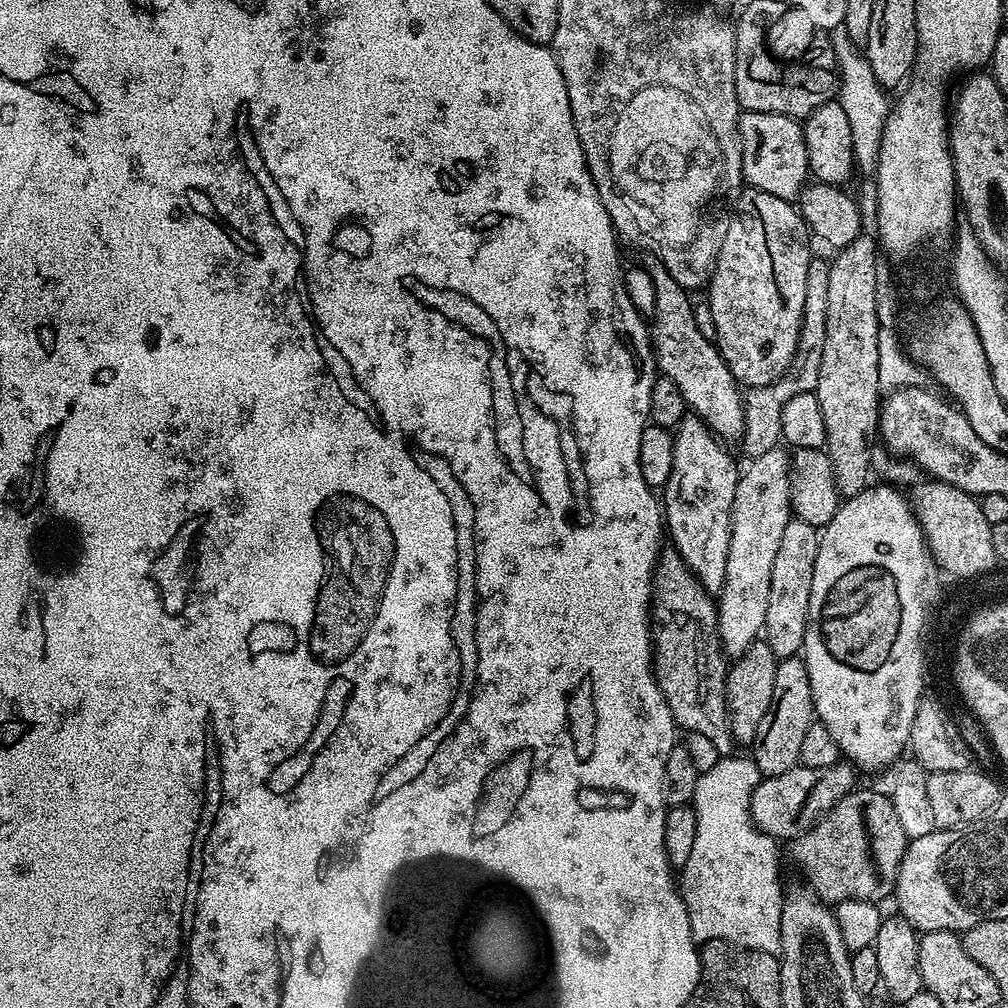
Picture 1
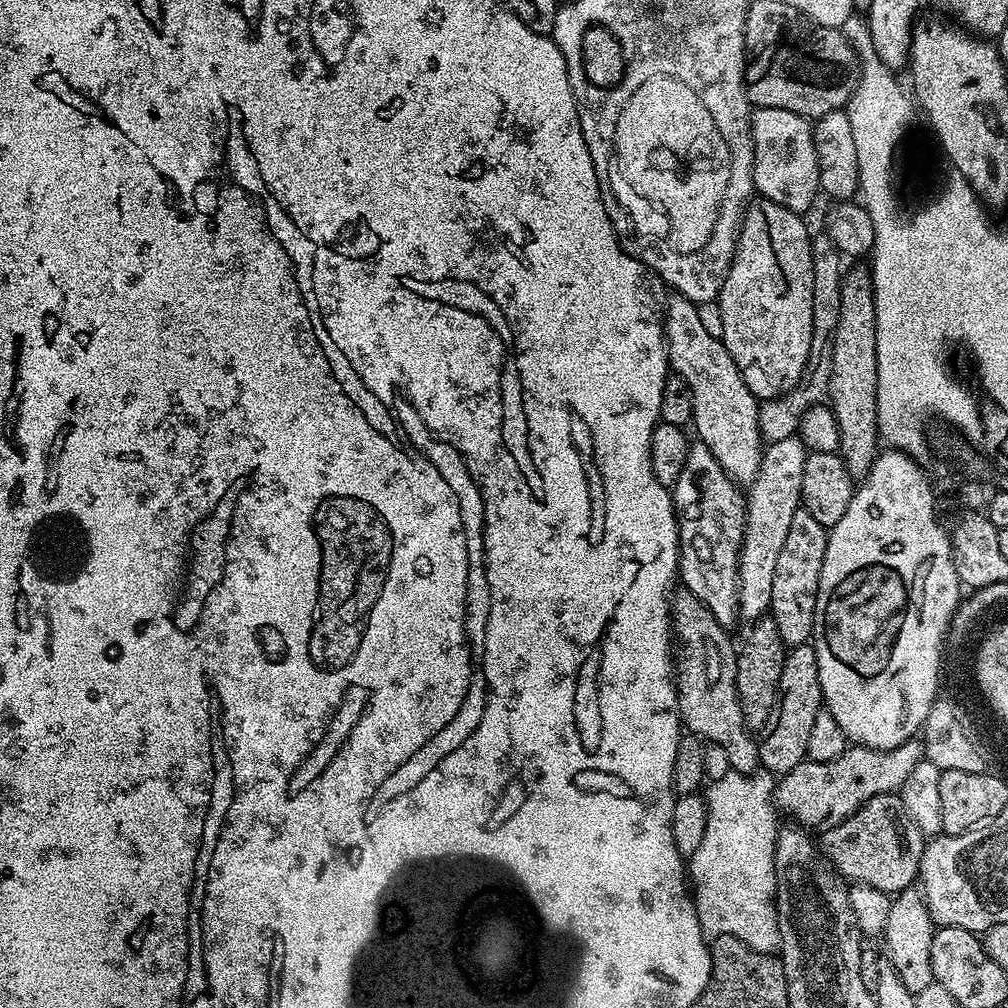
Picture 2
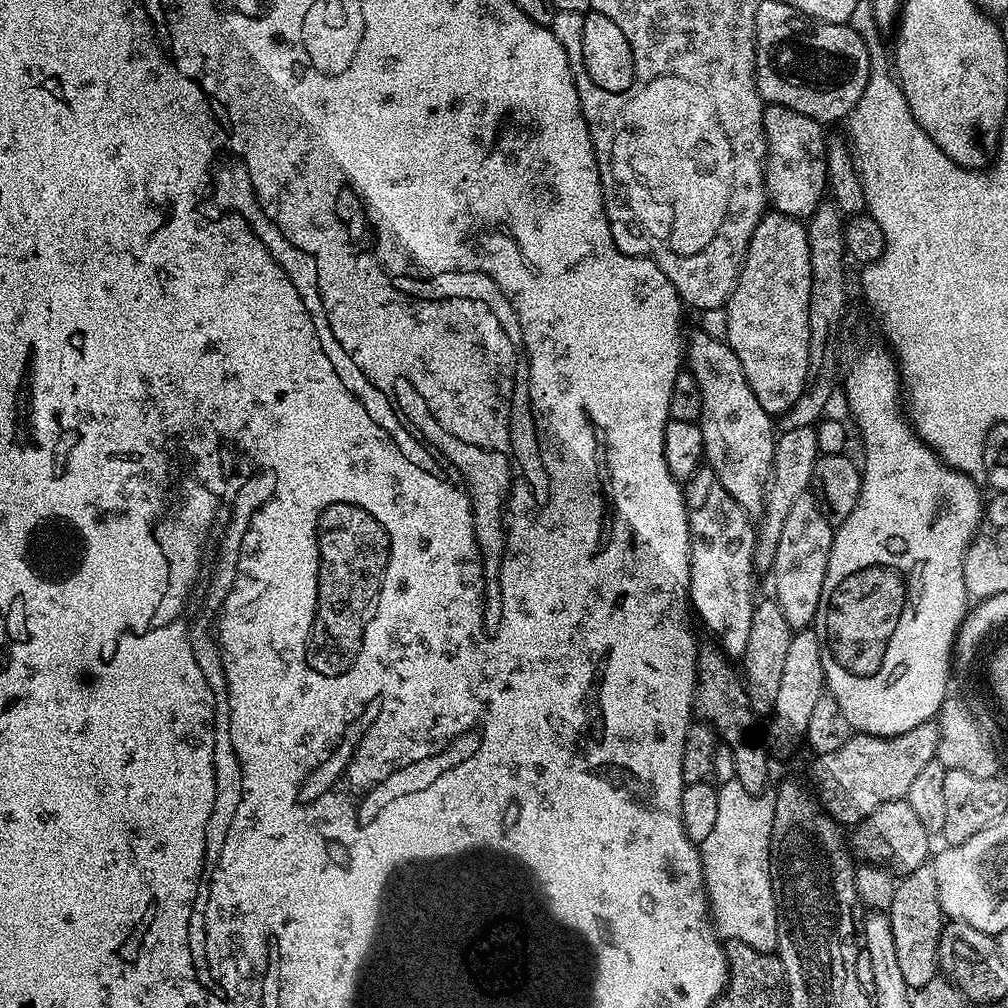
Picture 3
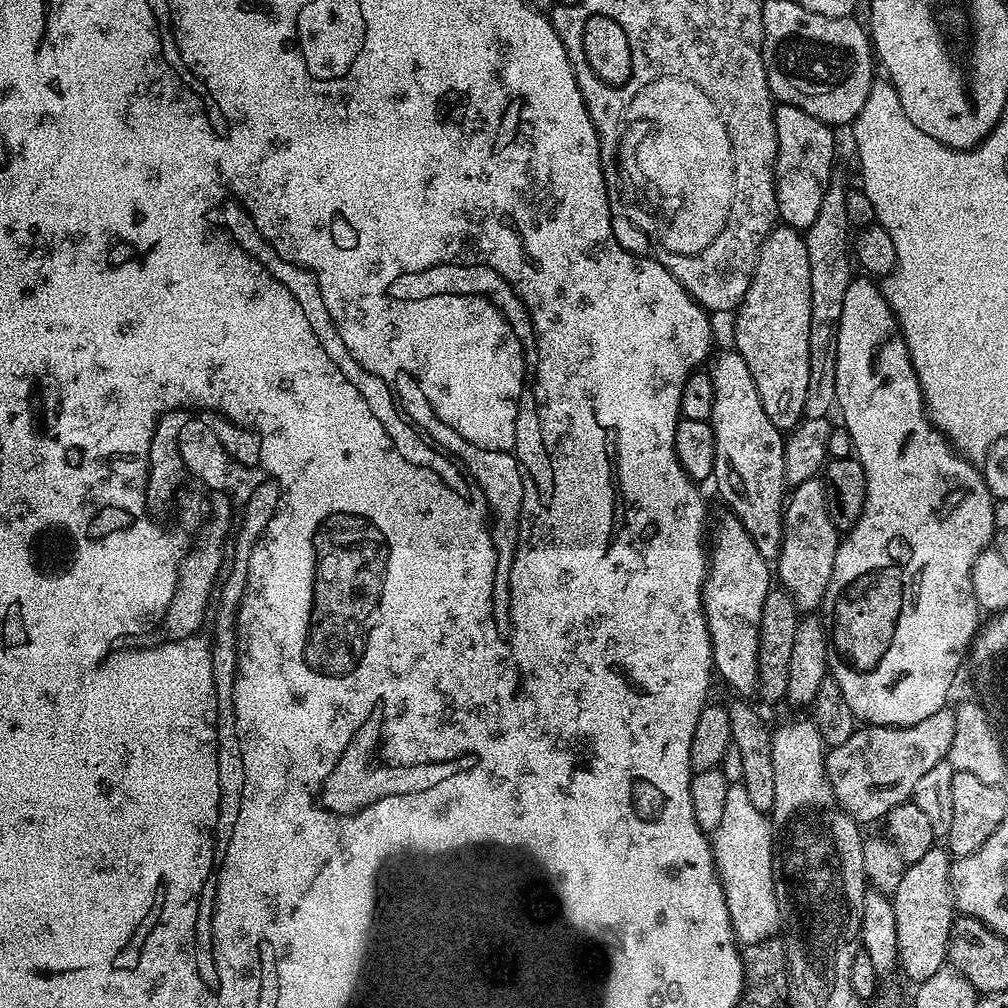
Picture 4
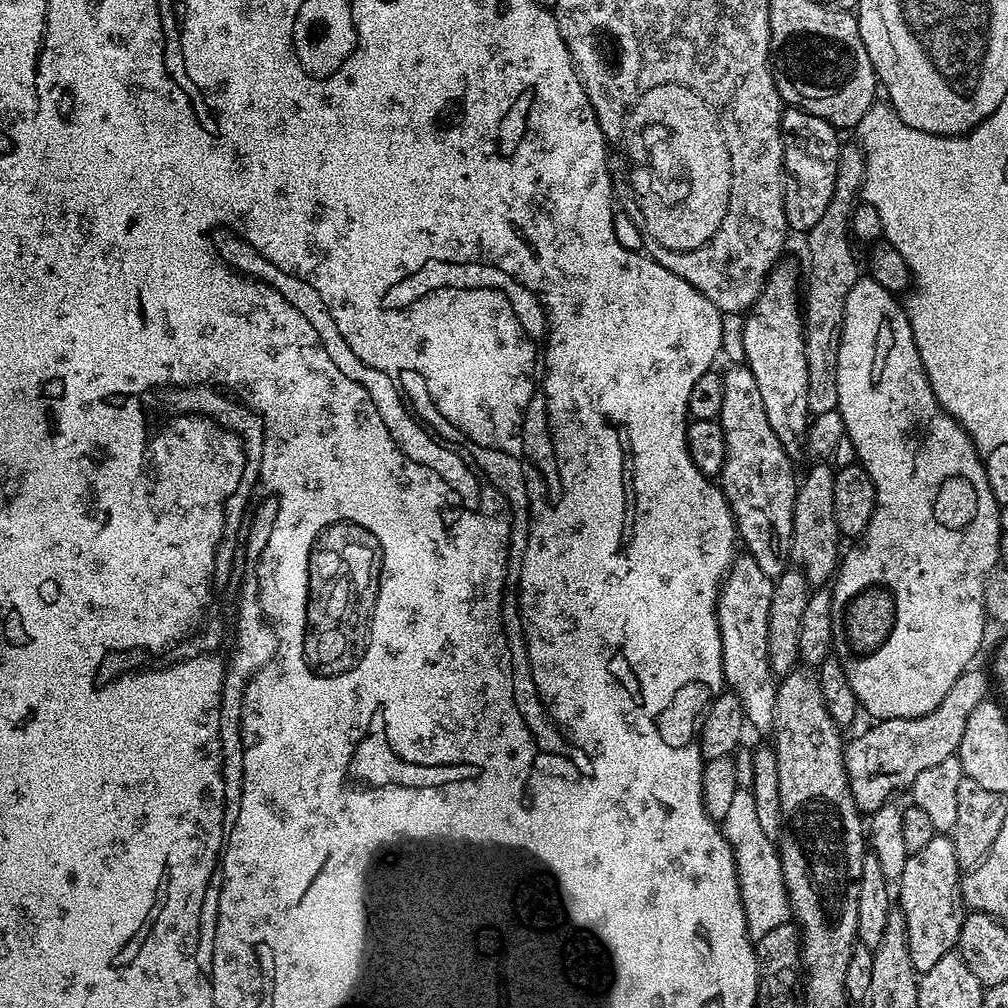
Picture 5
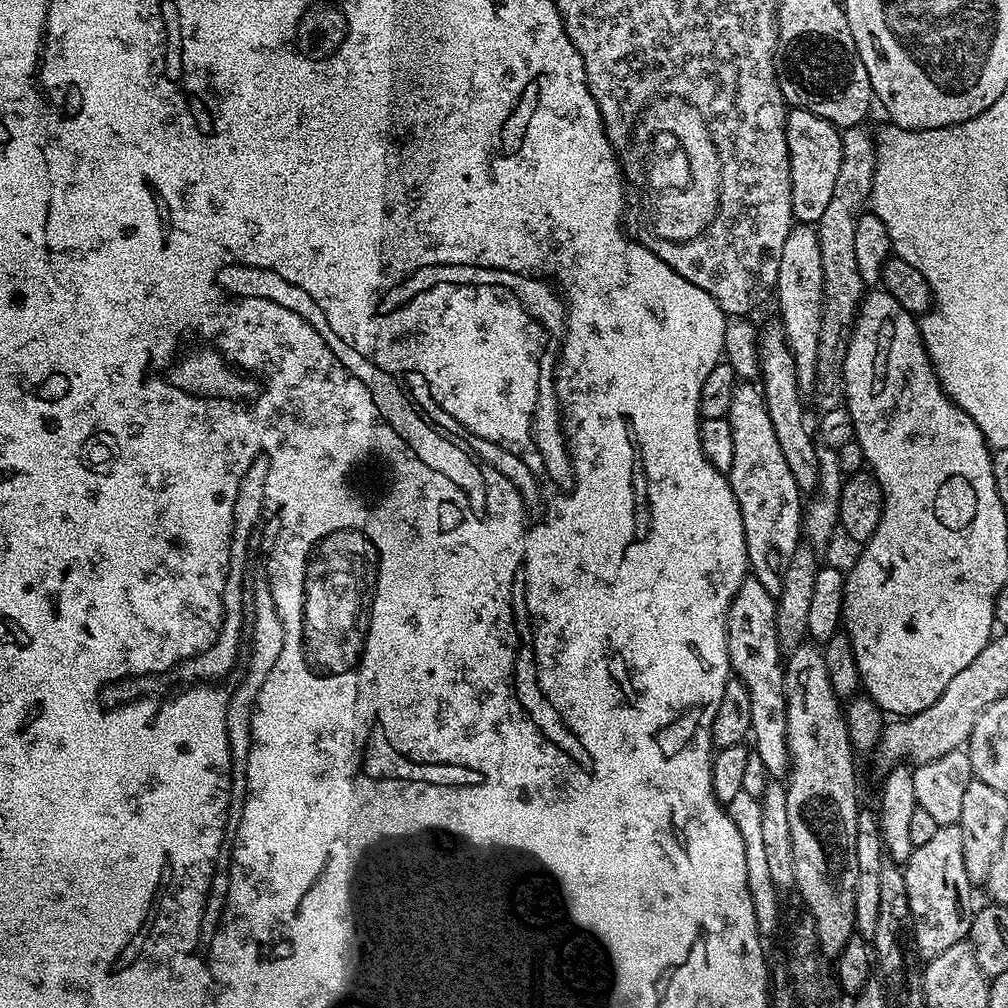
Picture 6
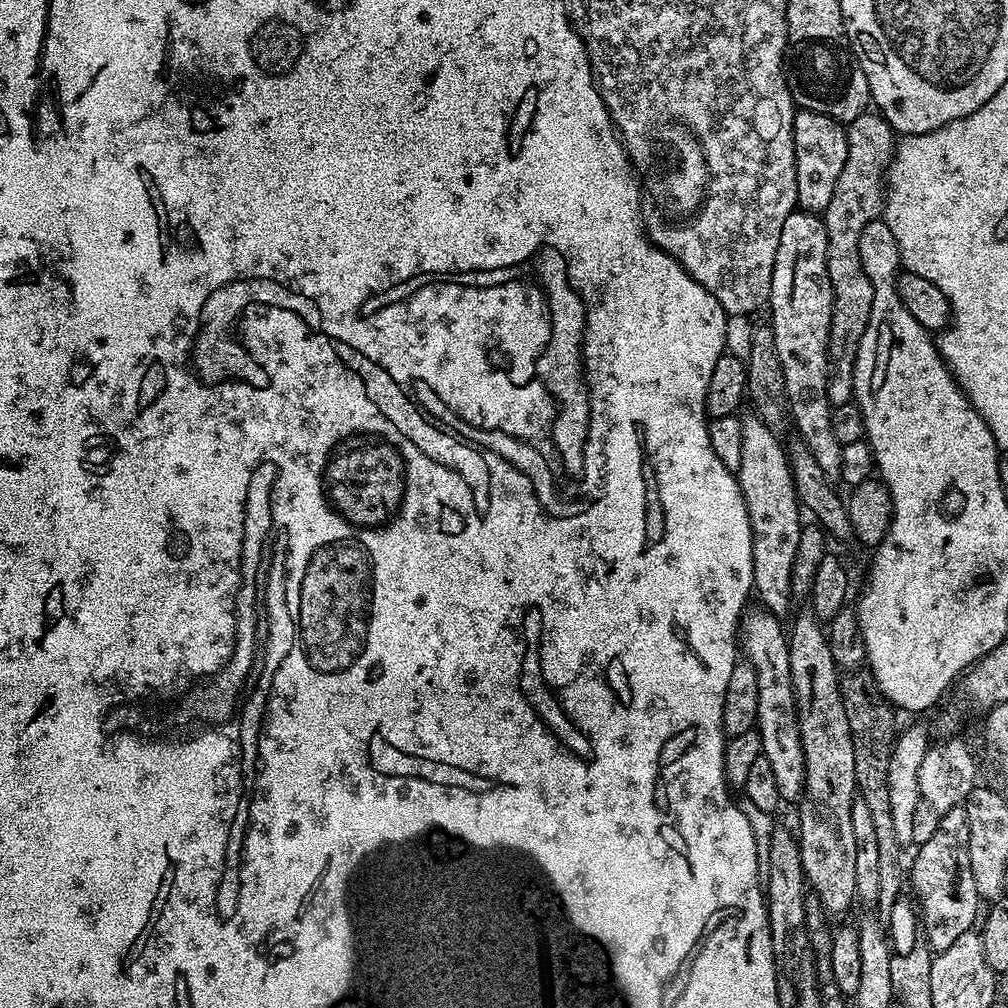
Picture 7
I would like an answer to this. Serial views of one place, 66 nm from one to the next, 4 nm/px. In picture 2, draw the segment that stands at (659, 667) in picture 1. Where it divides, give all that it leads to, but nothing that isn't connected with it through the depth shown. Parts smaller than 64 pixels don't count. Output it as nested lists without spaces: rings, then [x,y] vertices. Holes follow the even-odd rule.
[[[680,590],[675,593],[670,604],[672,613],[672,631],[674,640],[678,647],[674,652],[674,679],[676,682],[676,696],[680,700],[680,719],[683,727],[693,736],[699,736],[701,740],[709,745],[717,744],[724,751],[724,756],[728,759],[727,767],[734,772],[753,773],[760,768],[760,755],[758,754],[758,740],[753,729],[749,728],[744,721],[742,706],[738,698],[738,686],[736,685],[736,653],[737,645],[732,644],[729,633],[690,594],[687,590]]]

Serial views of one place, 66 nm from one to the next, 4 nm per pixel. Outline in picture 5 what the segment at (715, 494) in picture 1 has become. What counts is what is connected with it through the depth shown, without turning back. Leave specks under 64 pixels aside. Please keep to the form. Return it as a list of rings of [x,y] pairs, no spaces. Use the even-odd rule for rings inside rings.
[[[740,554],[733,559],[732,567],[716,599],[718,630],[722,638],[722,670],[724,683],[742,702],[744,719],[760,732],[771,733],[774,722],[777,677],[770,670],[768,657],[768,631],[770,630],[770,598],[773,577],[768,576],[754,558]]]

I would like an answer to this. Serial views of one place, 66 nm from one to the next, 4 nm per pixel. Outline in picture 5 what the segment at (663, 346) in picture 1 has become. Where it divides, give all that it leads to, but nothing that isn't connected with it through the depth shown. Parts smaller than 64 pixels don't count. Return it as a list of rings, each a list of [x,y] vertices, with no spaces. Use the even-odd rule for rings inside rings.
[[[739,362],[733,368],[723,369],[724,389],[722,390],[722,410],[720,411],[720,425],[726,434],[726,462],[722,466],[718,483],[724,490],[724,496],[728,500],[728,505],[732,507],[732,515],[736,518],[736,531],[738,533],[739,543],[742,545],[743,551],[754,558],[754,562],[758,562],[758,567],[765,574],[773,578],[780,576],[789,571],[790,561],[792,559],[792,531],[794,530],[794,502],[796,501],[796,489],[798,487],[798,472],[794,469],[794,461],[786,454],[786,450],[782,446],[782,442],[778,442],[778,437],[774,435],[774,430],[770,430],[770,422],[766,419],[766,406],[762,403],[762,394],[758,391],[758,381],[755,380],[754,374],[748,369],[747,363]]]

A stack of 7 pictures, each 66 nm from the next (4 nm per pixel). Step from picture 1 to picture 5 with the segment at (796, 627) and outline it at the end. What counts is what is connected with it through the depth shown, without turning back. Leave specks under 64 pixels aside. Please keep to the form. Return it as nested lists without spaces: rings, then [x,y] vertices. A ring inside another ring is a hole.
[[[816,462],[805,476],[803,473],[796,489],[791,563],[804,573],[804,577],[812,586],[827,585],[835,577],[842,559],[842,537],[838,522],[834,518],[835,477],[836,472],[831,463]]]

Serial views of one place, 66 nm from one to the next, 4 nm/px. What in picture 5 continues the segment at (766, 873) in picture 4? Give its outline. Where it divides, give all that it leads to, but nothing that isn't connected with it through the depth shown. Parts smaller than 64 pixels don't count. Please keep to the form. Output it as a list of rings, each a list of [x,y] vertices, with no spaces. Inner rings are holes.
[[[736,791],[726,818],[722,822],[722,831],[728,843],[732,845],[748,934],[753,941],[758,941],[762,938],[762,934],[770,934],[770,930],[789,923],[792,907],[788,901],[780,853],[773,839],[762,831],[762,825],[758,823],[758,813],[754,807],[751,791]]]

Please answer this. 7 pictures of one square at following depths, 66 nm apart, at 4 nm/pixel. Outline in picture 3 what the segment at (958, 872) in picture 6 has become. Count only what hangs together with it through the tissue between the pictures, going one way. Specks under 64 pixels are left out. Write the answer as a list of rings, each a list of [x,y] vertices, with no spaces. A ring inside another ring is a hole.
[[[931,867],[916,868],[897,883],[894,902],[888,907],[890,930],[894,934],[894,947],[902,978],[906,978],[909,990],[926,986],[926,982],[938,976],[938,938],[946,923],[940,911],[936,873]],[[904,880],[904,881],[903,881]]]

